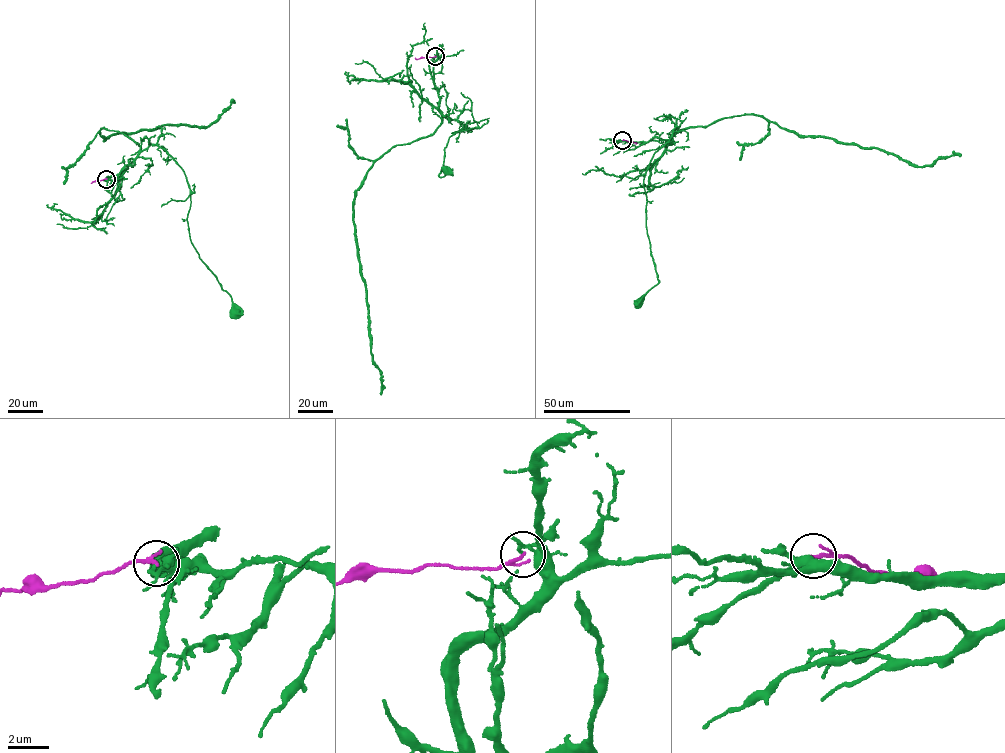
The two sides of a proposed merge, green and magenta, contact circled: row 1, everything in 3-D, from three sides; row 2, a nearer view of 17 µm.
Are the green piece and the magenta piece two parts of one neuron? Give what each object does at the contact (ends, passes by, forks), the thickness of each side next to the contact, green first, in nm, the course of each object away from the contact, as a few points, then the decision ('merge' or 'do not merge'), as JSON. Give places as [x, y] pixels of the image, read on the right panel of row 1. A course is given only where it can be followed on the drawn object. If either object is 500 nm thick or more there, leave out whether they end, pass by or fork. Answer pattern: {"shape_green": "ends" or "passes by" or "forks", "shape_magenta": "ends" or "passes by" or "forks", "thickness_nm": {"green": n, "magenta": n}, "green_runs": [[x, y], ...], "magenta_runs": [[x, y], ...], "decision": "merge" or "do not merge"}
{"shape_green": "passes by", "shape_magenta": "passes by", "thickness_nm": {"green": 130, "magenta": 120}, "green_runs": [[622, 140], [668, 140], [677, 129], [674, 125], [653, 156], [643, 179], [647, 234], [659, 282], [639, 302]], "magenta_runs": [[623, 140], [635, 143]], "decision": "do not merge"}

